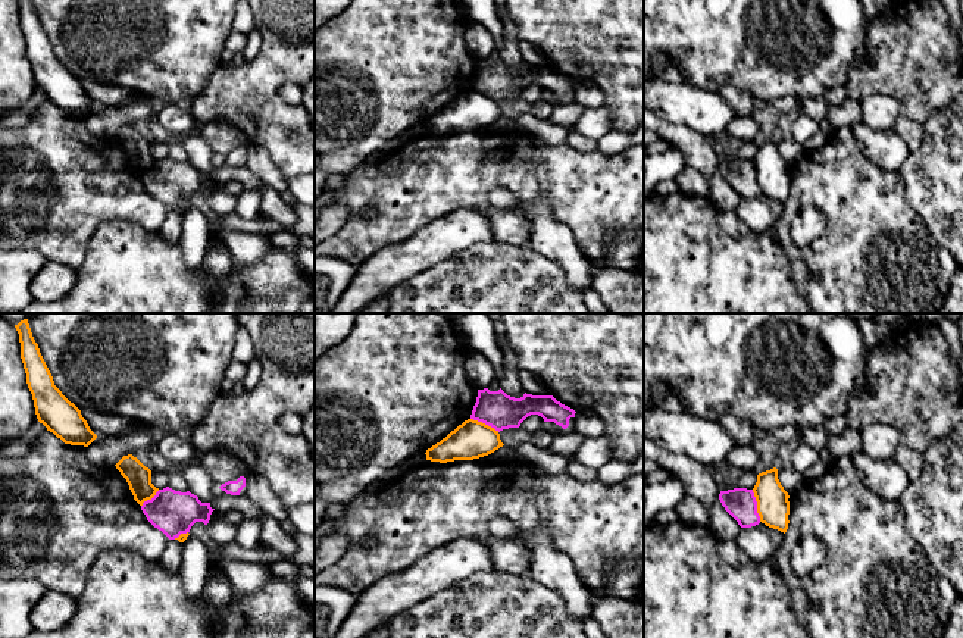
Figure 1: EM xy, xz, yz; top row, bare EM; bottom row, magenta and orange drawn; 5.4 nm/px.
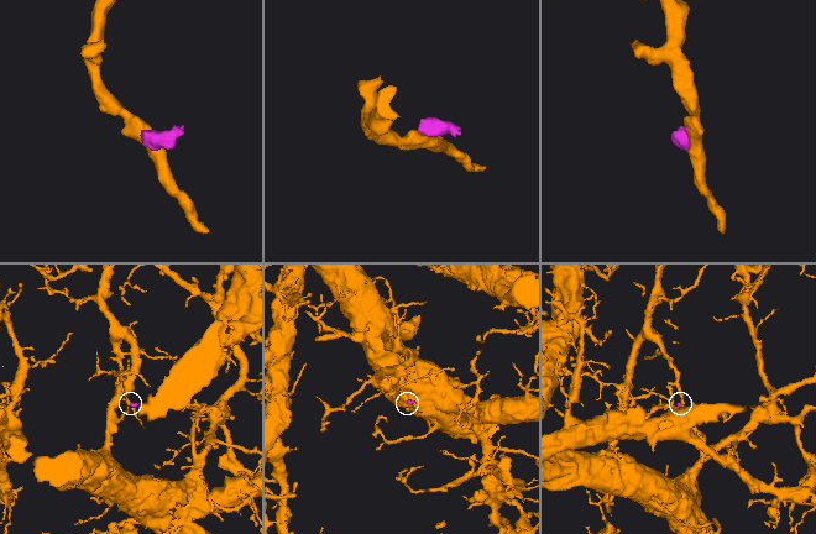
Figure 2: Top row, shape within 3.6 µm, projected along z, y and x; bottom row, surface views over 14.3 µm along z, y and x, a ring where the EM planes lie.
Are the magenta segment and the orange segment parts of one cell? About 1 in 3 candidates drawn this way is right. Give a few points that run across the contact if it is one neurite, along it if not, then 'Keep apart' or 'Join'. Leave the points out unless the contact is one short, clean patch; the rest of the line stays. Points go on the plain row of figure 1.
Line: yz (752, 160), (760, 191). Keep apart

